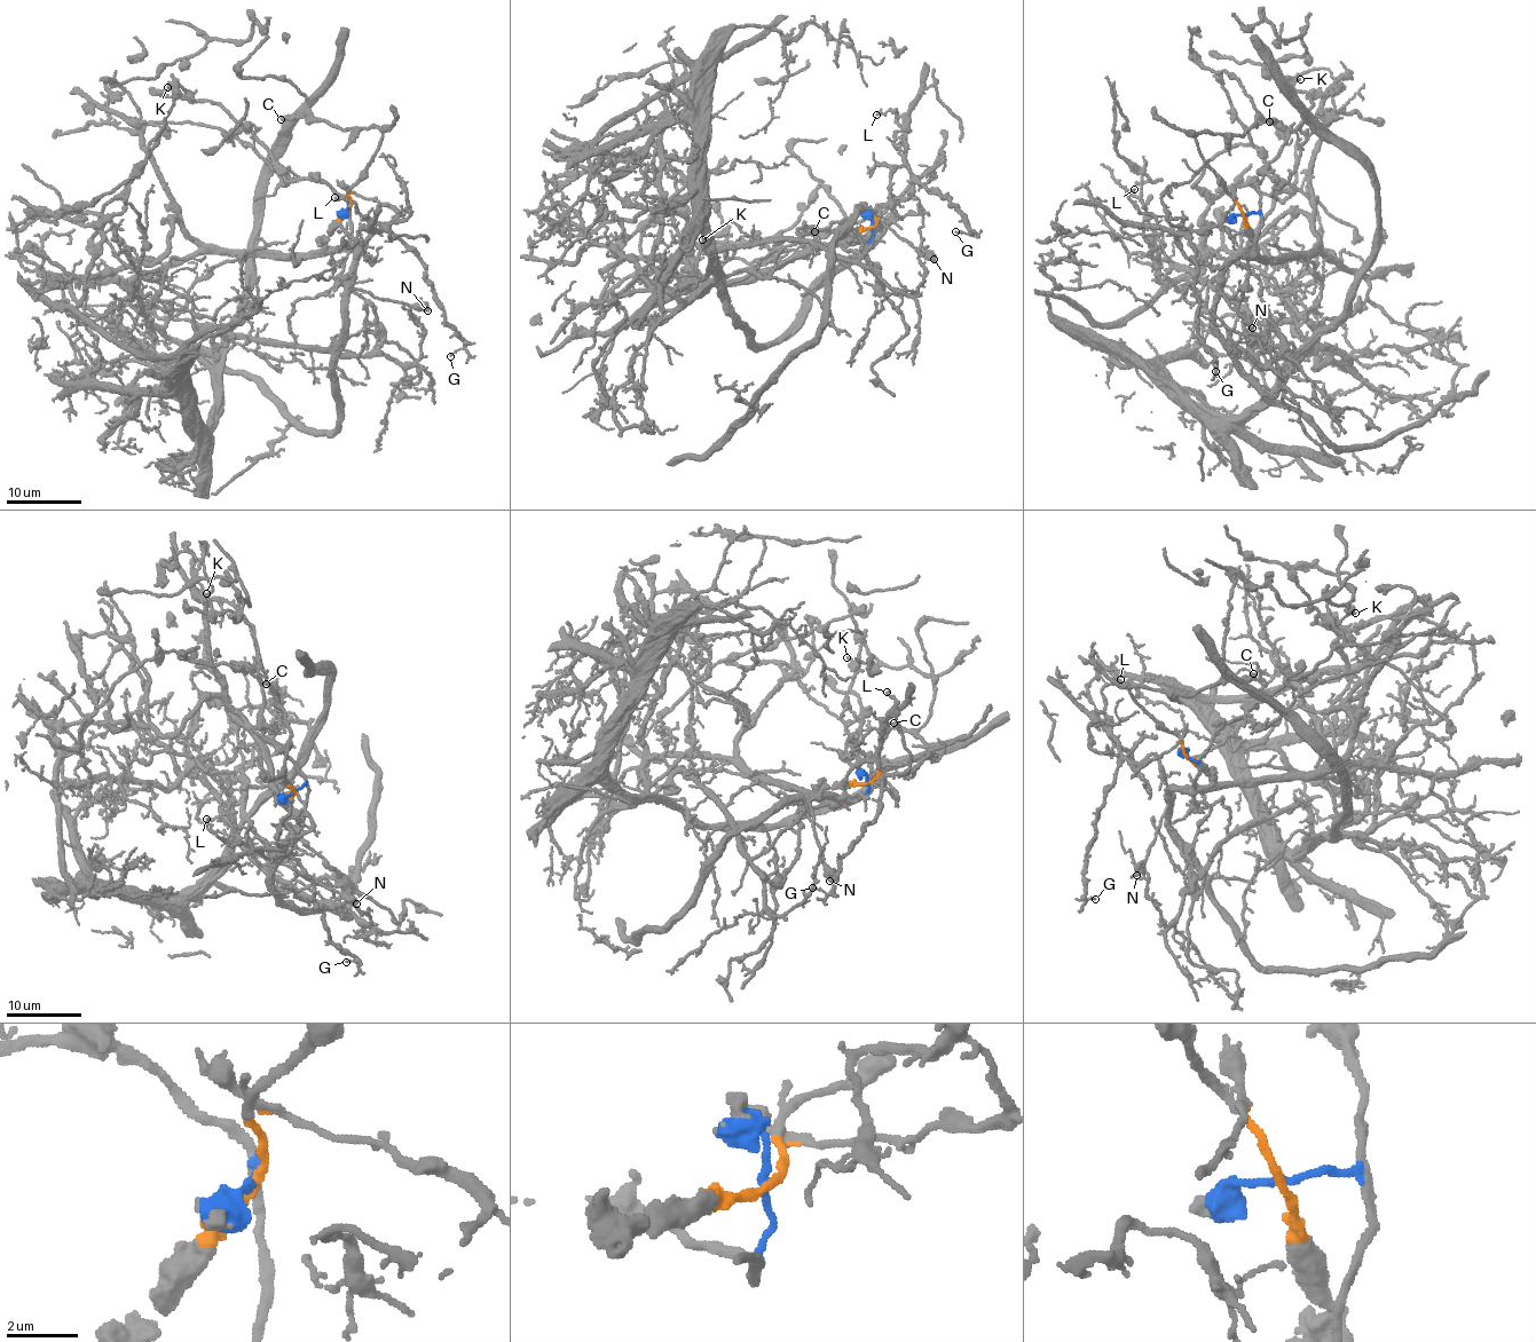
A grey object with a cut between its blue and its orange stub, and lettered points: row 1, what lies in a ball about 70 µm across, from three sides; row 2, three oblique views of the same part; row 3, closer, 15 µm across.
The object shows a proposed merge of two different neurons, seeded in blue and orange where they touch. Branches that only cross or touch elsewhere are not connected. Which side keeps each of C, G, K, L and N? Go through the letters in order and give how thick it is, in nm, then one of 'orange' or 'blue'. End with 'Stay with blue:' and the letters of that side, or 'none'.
C: calibre 440 nm; orange
G: calibre 110 nm; orange
K: calibre 200 nm; blue
L: calibre 160 nm; orange
N: calibre 550 nm; blue
Stay with blue: K, N

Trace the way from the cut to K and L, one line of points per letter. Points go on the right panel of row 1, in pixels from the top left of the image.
K: (1243, 214), (1253, 213), (1260, 204), (1254, 184), (1312, 105), (1305, 92), (1291, 89), (1300, 79)
L: (1243, 214), (1236, 200), (1225, 218), (1203, 230), (1184, 234), (1163, 229), (1128, 196), (1134, 188)

